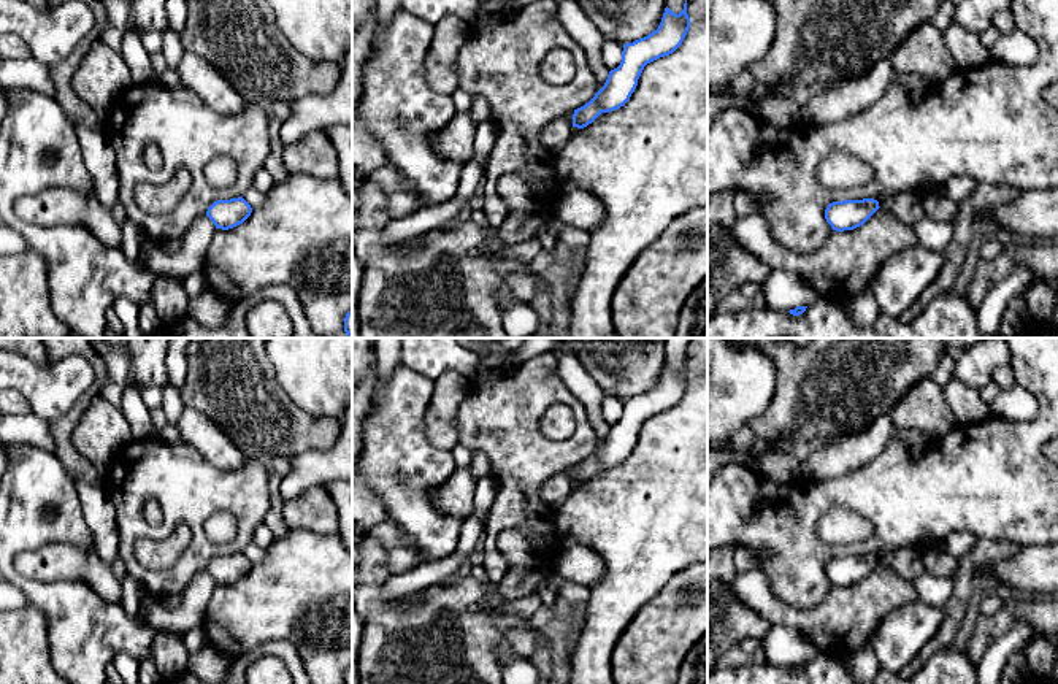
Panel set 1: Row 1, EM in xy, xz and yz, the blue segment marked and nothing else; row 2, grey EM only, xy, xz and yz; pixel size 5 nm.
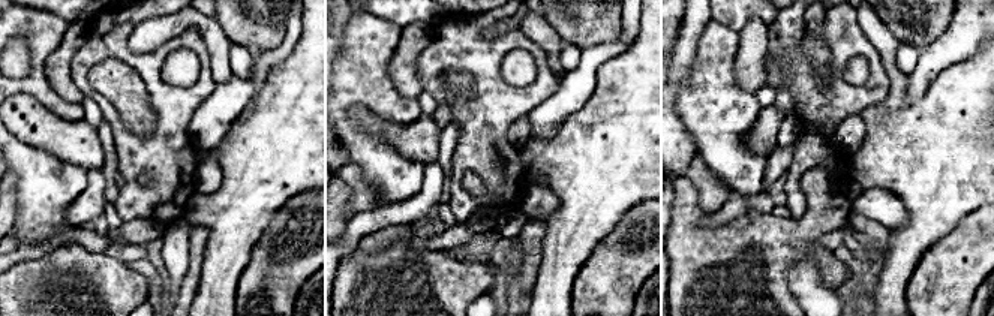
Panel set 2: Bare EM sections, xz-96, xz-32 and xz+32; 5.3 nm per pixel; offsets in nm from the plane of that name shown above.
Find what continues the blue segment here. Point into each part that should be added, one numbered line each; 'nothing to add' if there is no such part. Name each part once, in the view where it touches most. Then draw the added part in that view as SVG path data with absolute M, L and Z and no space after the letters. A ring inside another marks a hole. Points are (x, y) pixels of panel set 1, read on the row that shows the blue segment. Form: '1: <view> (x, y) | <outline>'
nothing to add

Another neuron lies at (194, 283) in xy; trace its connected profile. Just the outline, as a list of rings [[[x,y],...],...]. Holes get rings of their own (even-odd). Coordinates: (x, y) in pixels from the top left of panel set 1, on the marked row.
[[[203,271],[190,273],[187,278],[182,279],[182,287],[190,300],[195,298],[201,290],[208,287],[205,273]]]

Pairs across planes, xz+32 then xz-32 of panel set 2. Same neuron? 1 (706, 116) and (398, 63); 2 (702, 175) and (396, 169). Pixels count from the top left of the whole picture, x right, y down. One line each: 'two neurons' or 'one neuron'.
1: two neurons
2: two neurons

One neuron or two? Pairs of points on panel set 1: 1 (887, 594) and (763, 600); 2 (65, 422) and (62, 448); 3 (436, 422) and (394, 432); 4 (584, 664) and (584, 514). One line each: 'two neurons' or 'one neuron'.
1: one neuron
2: one neuron
3: two neurons
4: one neuron

